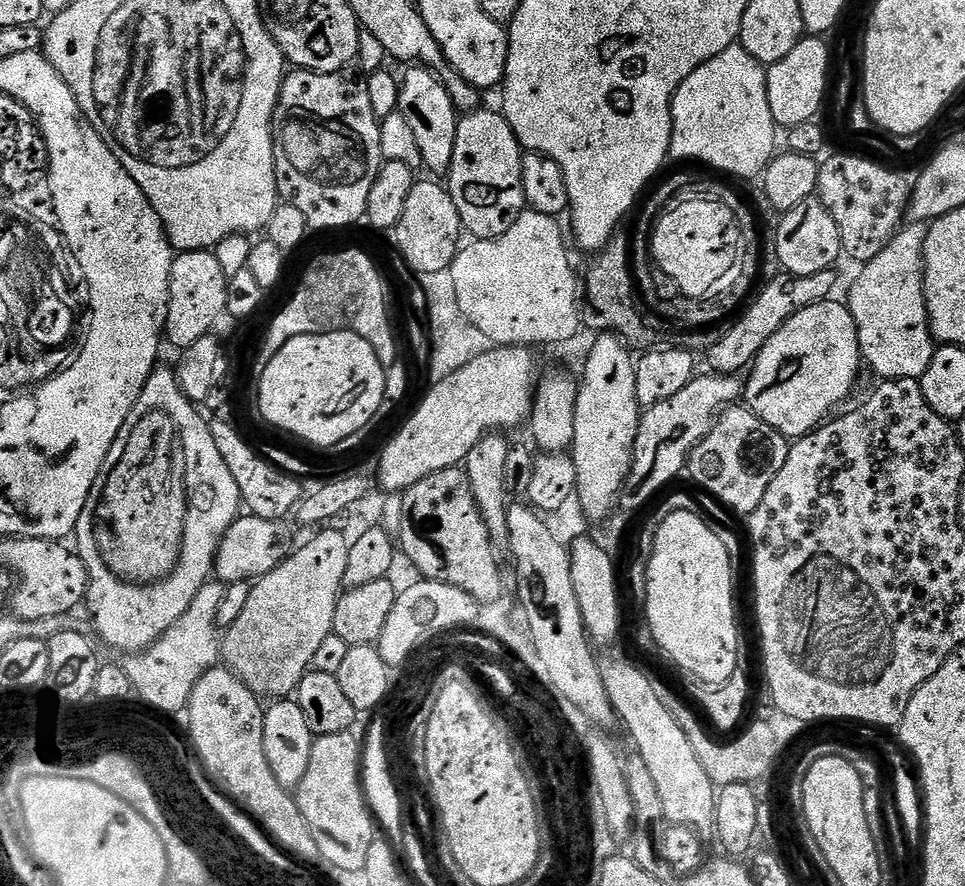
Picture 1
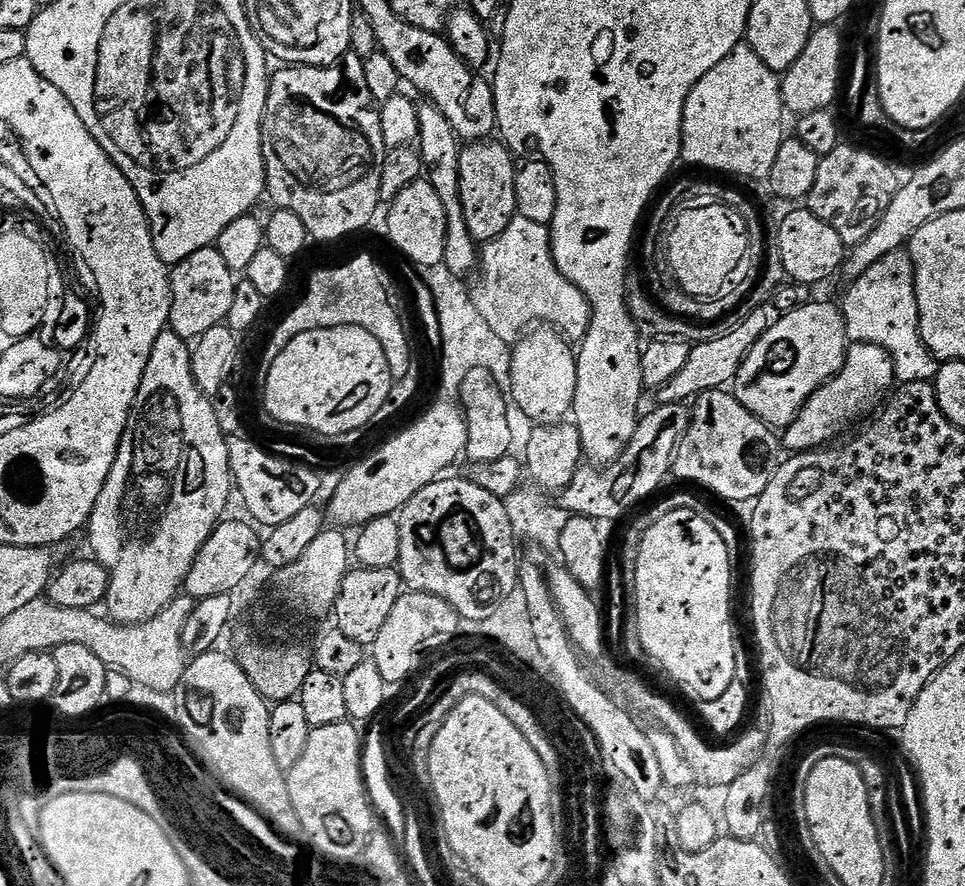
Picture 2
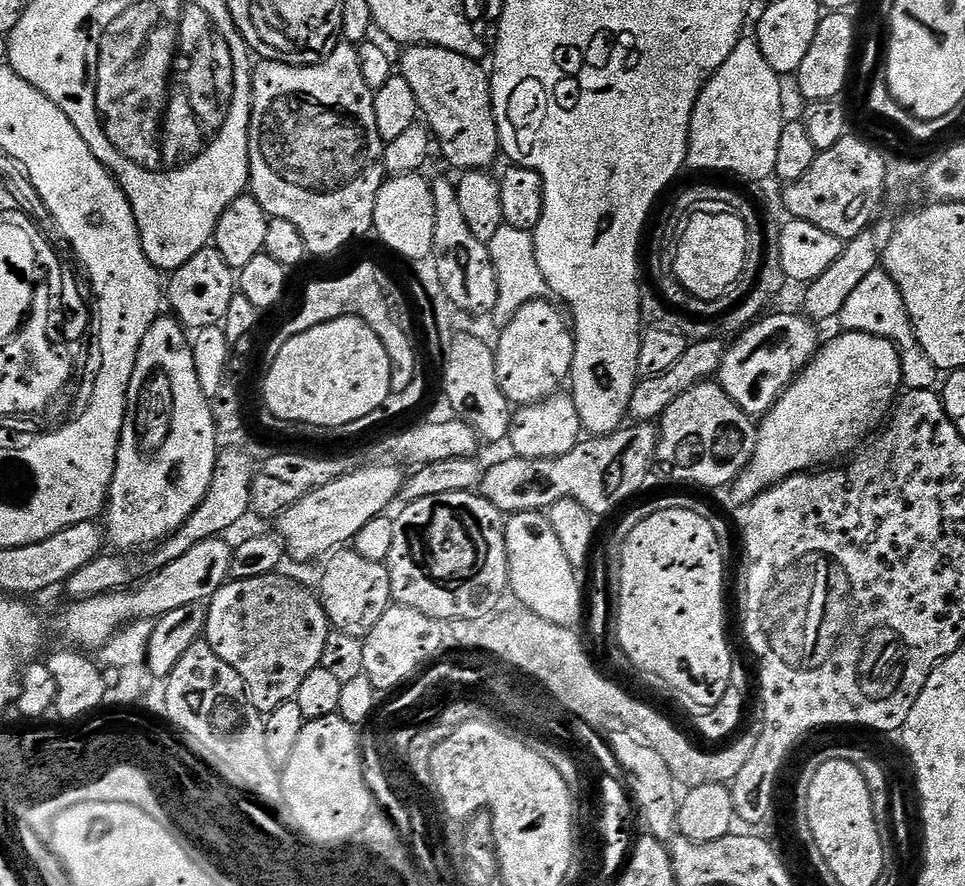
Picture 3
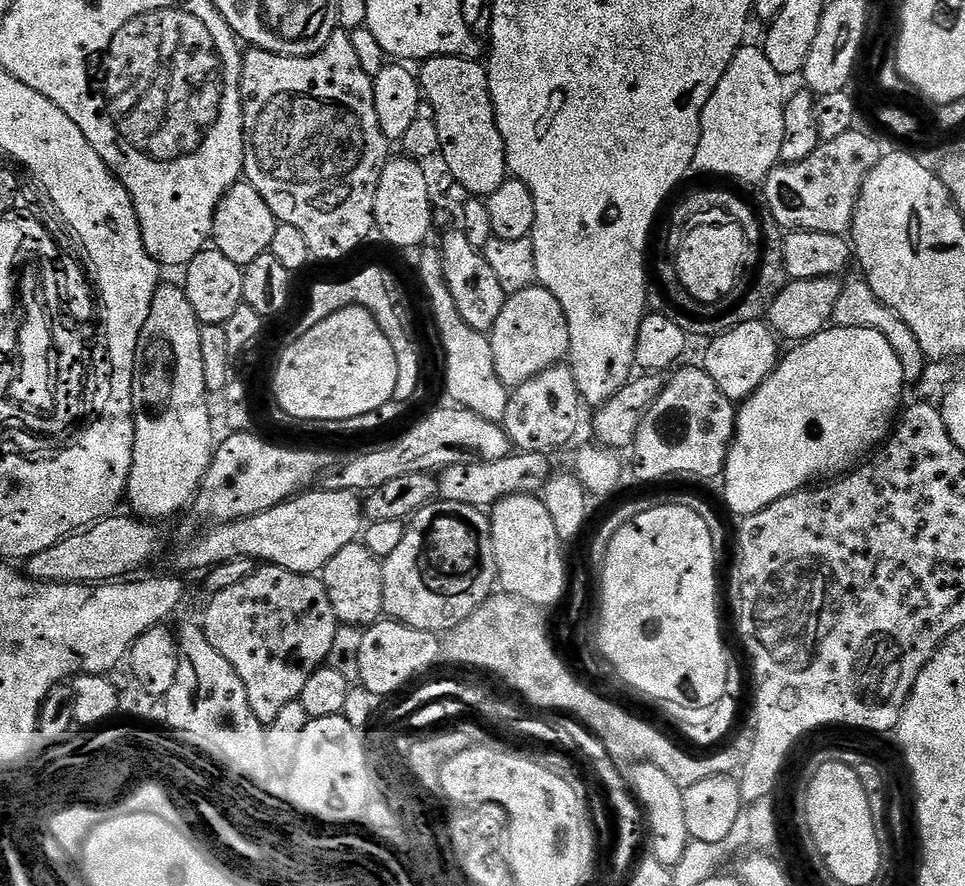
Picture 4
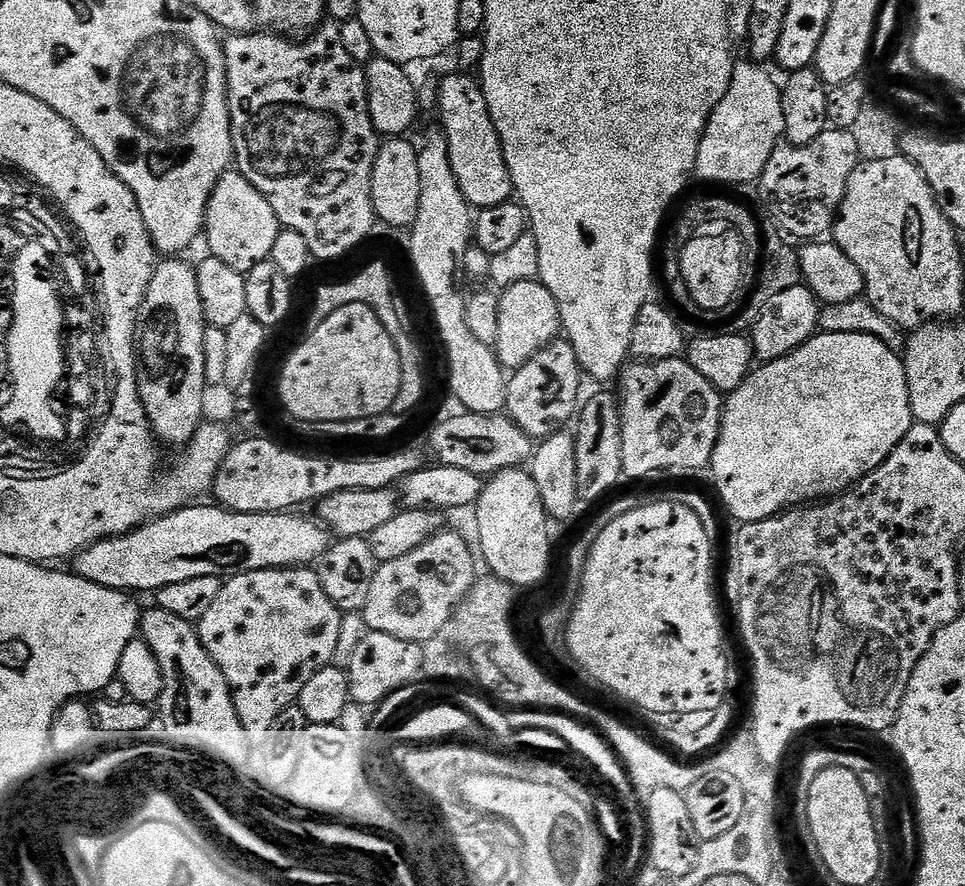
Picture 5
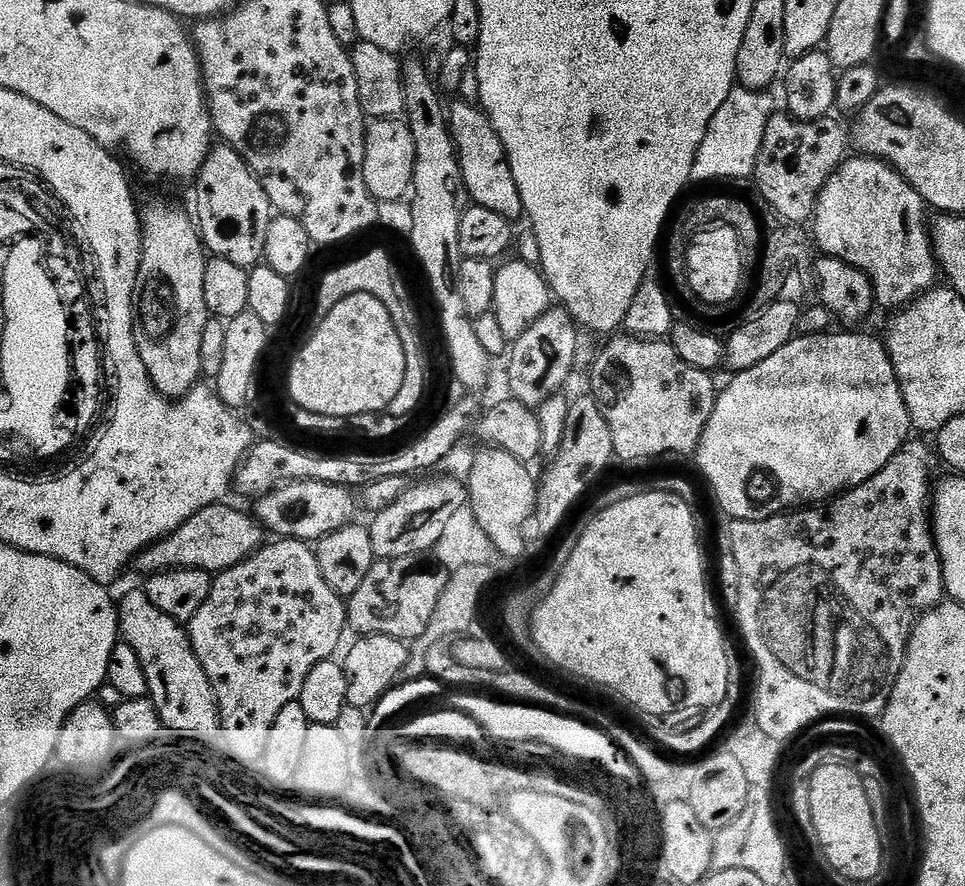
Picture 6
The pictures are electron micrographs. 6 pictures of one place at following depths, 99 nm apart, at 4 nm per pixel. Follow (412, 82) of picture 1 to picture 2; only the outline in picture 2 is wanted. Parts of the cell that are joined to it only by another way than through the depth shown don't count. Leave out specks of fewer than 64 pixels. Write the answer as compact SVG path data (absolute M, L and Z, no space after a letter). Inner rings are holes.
M431 102L421 103L418 107L418 130L420 139L418 147L420 157L424 163L426 179L438 190L438 198L442 198L442 206L446 210L446 250L444 251L444 262L456 276L468 278L472 271L477 271L481 263L481 253L478 251L477 241L472 239L466 226L466 214L462 210L460 201L460 150L462 141L456 135L454 126L442 114L442 110Z

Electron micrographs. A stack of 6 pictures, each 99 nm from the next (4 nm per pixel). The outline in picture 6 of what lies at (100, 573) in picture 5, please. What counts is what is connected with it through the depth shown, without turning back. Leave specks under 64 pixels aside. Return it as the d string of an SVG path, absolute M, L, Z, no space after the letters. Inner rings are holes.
M228 502L198 510L198 514L178 526L174 534L144 549L136 557L135 567L140 567L144 574L168 572L171 568L197 568L215 574L224 572L230 566L238 566L238 562L242 562L247 556L253 556L266 540L265 529L249 513L248 516L231 508Z

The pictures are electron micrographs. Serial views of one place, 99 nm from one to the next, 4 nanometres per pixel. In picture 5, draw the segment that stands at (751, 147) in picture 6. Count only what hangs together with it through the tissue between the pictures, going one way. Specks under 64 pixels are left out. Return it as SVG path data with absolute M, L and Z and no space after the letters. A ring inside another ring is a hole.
M756 62L737 63L730 86L710 114L698 146L695 175L712 184L748 184L759 181L770 154L784 136L781 85Z

